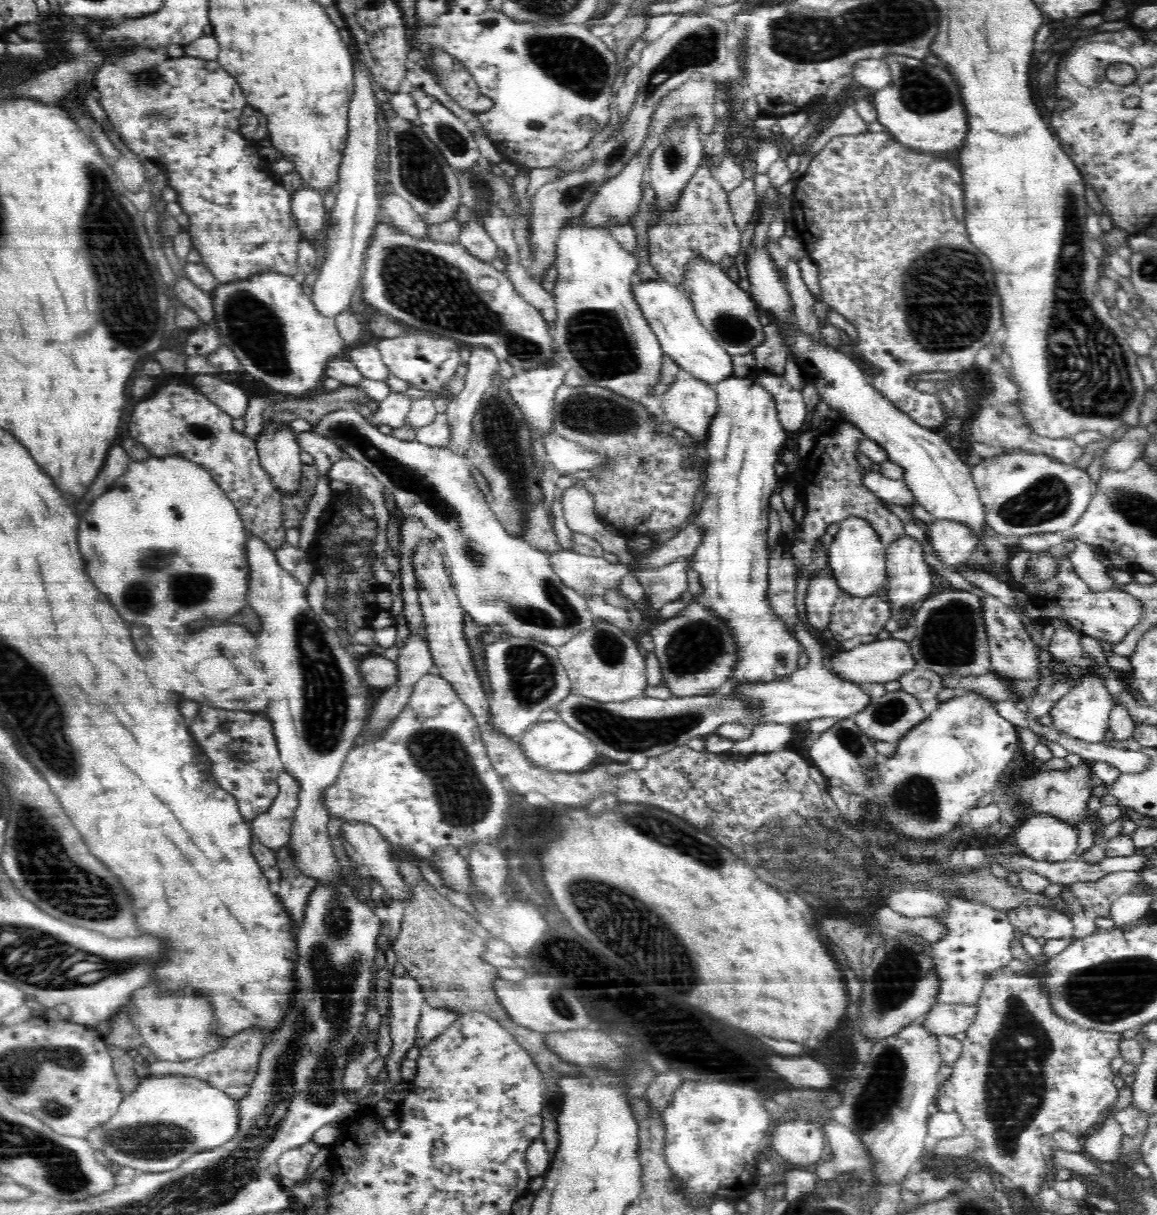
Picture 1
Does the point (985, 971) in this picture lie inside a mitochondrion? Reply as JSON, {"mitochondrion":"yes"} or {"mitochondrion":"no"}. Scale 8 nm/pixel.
{"mitochondrion":"no"}

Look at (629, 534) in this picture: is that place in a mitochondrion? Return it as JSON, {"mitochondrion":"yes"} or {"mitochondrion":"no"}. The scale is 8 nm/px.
{"mitochondrion":"no"}

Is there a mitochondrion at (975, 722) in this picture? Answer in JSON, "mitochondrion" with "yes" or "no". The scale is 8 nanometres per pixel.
{"mitochondrion":"no"}

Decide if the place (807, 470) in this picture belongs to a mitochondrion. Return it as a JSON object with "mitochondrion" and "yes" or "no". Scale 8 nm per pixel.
{"mitochondrion":"no"}

